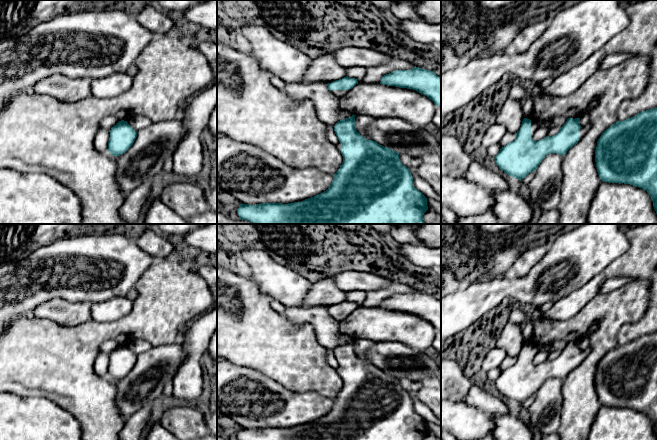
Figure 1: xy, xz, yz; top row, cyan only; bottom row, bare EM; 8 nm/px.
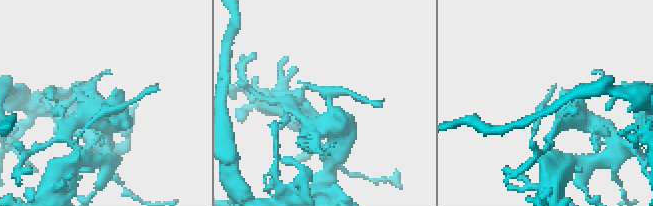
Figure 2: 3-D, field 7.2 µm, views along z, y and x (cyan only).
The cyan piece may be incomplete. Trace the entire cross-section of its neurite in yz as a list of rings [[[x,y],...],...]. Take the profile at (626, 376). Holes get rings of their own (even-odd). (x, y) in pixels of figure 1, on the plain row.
[[[657,331],[606,353],[597,365],[595,386],[602,406],[630,408],[646,414],[657,438]]]

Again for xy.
[[[121,344],[110,354],[108,375],[114,380],[120,380],[133,369],[136,361],[137,356],[127,345]]]

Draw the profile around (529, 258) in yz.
[[[541,244],[532,246],[522,254],[506,272],[505,276],[508,278],[521,278],[528,274],[528,272],[544,257],[548,251],[549,244]]]

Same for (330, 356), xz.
[[[326,349],[326,359],[327,359],[328,364],[332,368],[337,369],[339,367],[339,364],[338,364],[337,360],[335,358],[335,355],[334,355],[334,350]]]

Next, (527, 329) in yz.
[[[528,319],[525,323],[521,325],[521,335],[523,341],[525,342],[532,340],[533,333],[534,333],[534,324],[530,319]]]

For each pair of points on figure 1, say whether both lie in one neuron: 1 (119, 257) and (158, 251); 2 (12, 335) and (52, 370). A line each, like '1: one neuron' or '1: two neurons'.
1: two neurons
2: one neuron

